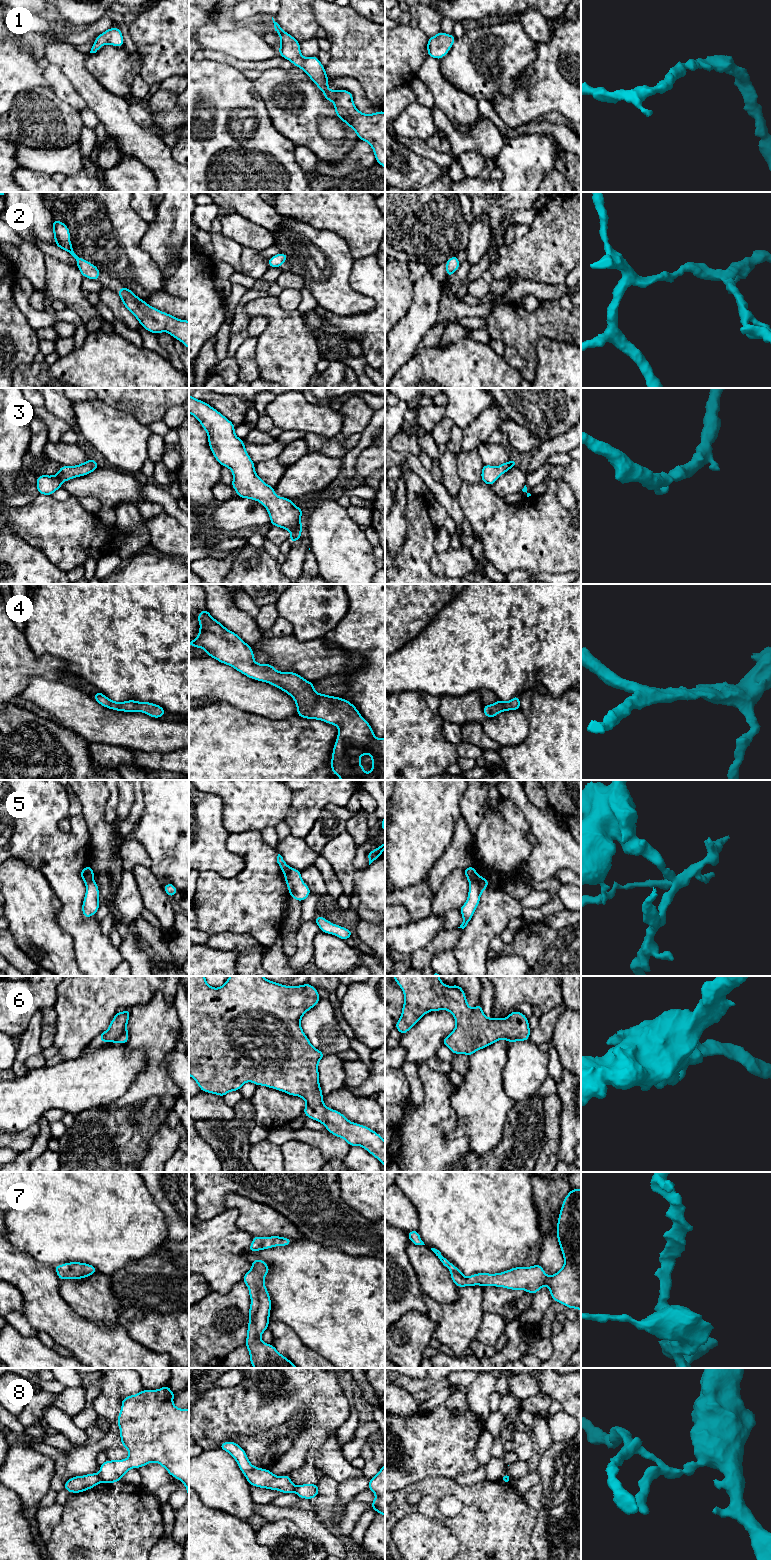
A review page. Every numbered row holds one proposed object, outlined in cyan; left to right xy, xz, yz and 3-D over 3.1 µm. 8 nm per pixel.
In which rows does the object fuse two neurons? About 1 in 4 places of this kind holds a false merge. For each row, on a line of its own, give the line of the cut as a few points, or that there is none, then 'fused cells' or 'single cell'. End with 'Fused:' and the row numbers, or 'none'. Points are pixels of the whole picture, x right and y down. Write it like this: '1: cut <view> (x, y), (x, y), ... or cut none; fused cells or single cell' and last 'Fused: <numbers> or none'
1: cut none; single cell
2: cut none; single cell
3: cut none; single cell
4: cut none; single cell
5: cut yz (476, 874), (470, 883); fused cells
6: cut none; single cell
7: cut none; single cell
8: cut xy (97, 1474), (101, 1481); fused cells
Fused: 5, 8

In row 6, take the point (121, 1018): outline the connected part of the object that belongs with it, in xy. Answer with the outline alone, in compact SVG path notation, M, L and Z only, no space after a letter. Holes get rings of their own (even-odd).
M130 1010L117 1012L111 1021L109 1028L99 1035L99 1039L104 1042L126 1044L129 1040L127 1023L130 1017Z

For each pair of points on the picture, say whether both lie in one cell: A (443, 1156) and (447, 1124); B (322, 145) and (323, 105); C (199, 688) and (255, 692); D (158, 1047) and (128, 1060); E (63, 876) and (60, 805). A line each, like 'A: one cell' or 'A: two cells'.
A: one cell
B: one cell
C: one cell
D: two cells
E: one cell

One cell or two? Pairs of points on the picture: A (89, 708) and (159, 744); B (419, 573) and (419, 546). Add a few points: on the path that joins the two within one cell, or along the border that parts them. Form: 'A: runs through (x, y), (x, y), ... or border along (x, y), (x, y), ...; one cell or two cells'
A: runs through (106, 725), (142, 733); one cell
B: runs through (419, 566), (419, 553); one cell

